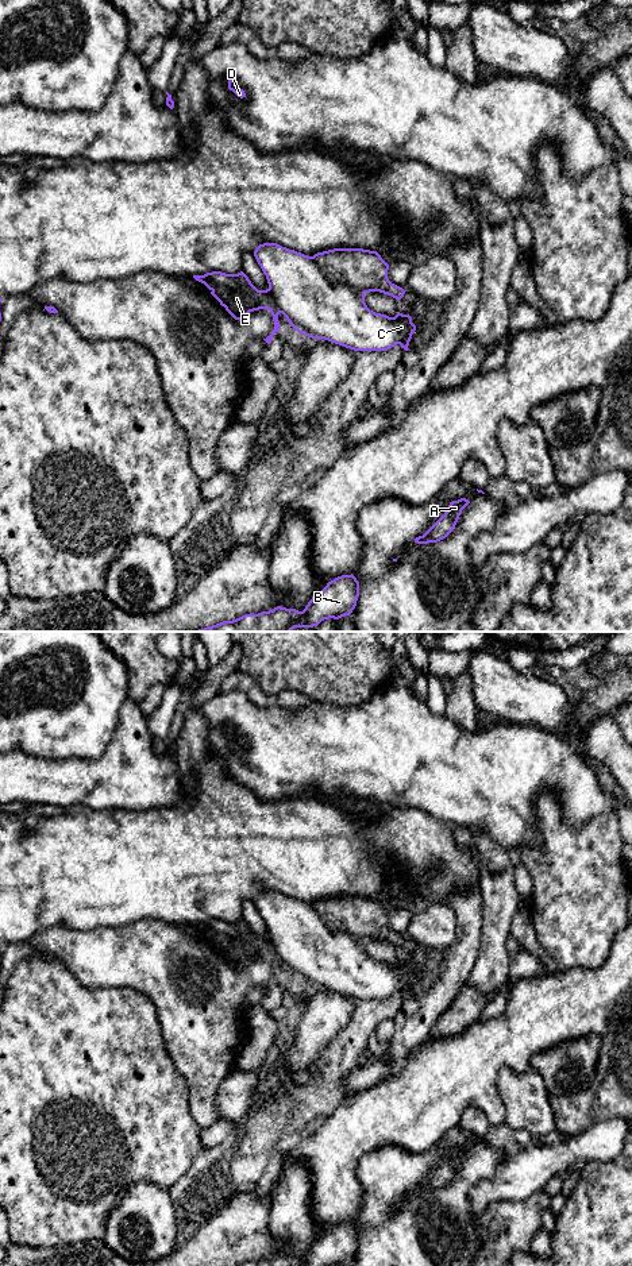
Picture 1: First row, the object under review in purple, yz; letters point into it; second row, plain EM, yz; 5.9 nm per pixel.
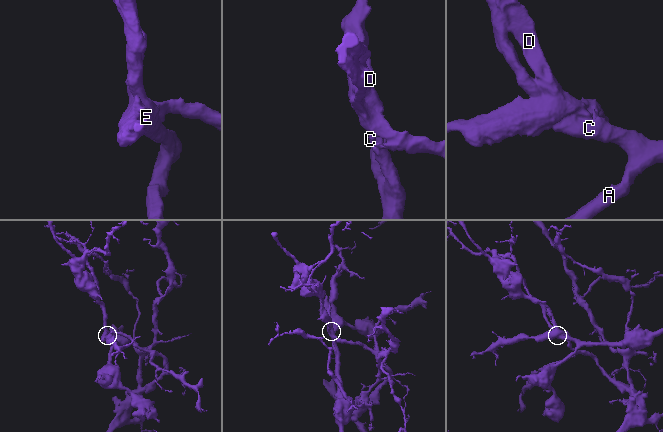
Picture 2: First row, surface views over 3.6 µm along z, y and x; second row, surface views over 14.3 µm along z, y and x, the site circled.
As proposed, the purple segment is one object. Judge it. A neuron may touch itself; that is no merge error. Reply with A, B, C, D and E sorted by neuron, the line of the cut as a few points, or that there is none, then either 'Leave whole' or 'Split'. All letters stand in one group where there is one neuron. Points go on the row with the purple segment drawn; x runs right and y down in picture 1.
Groups: A B C / D E. Split along yz (309, 257), (331, 284), (347, 284), (363, 293). Split

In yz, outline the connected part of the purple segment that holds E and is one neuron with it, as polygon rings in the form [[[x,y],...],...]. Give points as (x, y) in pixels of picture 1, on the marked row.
[[[212,271],[204,275],[193,275],[193,278],[204,283],[235,320],[243,320],[254,310],[269,309],[273,316],[274,329],[270,336],[263,339],[267,344],[271,343],[274,333],[281,329],[278,321],[281,312],[274,301],[273,292],[270,287],[258,290],[243,271],[238,274]]]

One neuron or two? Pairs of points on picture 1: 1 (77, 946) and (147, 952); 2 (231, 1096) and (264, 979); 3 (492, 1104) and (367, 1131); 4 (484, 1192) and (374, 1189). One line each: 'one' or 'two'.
1: one
2: two
3: one
4: two

